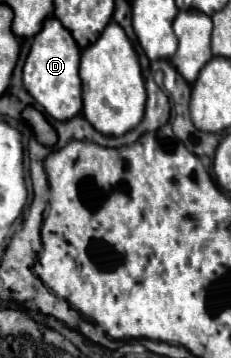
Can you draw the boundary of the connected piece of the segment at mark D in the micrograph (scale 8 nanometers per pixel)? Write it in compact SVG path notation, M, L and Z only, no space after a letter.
M50 16L32 40L32 48L24 64L24 88L54 120L70 120L82 110L82 82L78 76L78 66L78 44L74 42L72 34L58 22L58 18Z

